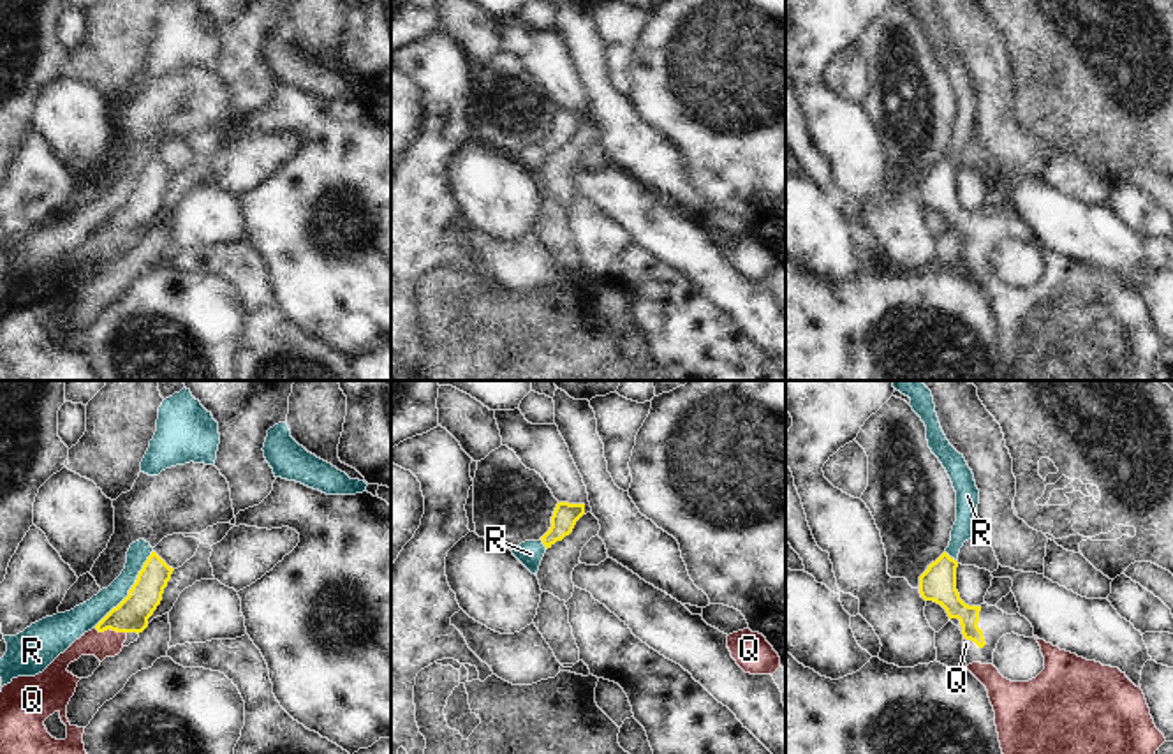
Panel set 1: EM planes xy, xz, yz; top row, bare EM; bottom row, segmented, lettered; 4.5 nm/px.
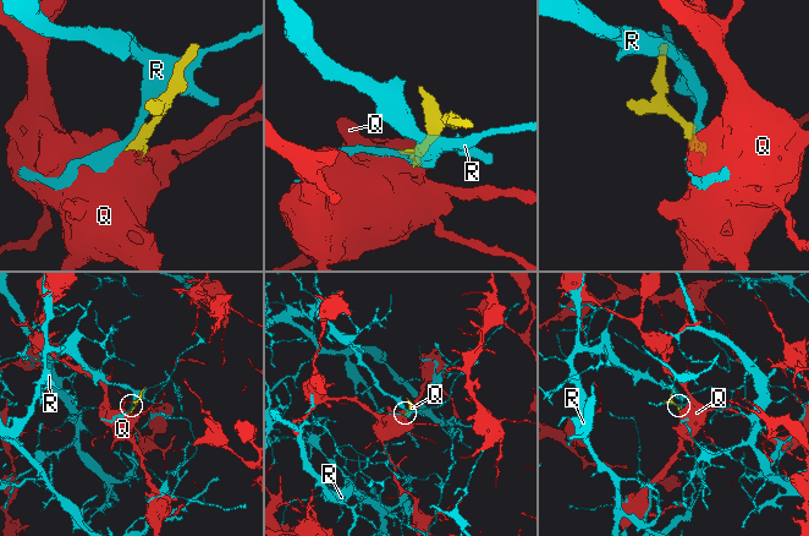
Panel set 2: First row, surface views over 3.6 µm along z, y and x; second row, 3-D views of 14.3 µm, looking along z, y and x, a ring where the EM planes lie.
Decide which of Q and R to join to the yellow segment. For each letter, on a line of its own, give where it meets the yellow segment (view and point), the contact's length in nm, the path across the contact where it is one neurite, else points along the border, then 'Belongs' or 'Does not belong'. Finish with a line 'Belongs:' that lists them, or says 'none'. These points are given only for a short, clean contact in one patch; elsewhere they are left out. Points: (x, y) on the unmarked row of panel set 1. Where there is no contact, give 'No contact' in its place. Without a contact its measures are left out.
Q: Touches yellow at xy (110, 233). Shared border 150 nm. Path across: xy (131, 221), (110, 233), (108, 249). Belongs
R: Touches yellow at xy (131, 194). Shared border 440 nm. Boundary: xy (152, 155), (129, 198), (94, 231). Does not belong
Belongs: Q

